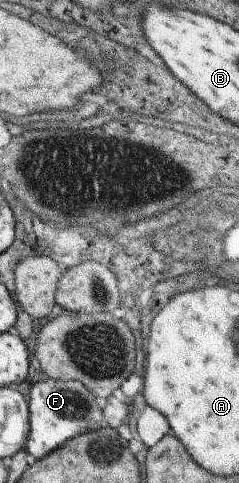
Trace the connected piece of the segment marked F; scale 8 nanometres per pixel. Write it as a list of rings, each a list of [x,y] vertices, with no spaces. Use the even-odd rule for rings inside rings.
[[[45,379],[32,381],[29,402],[30,430],[25,449],[34,456],[42,458],[60,448],[74,436],[91,433],[100,429],[103,419],[102,398],[90,392],[80,381]]]

